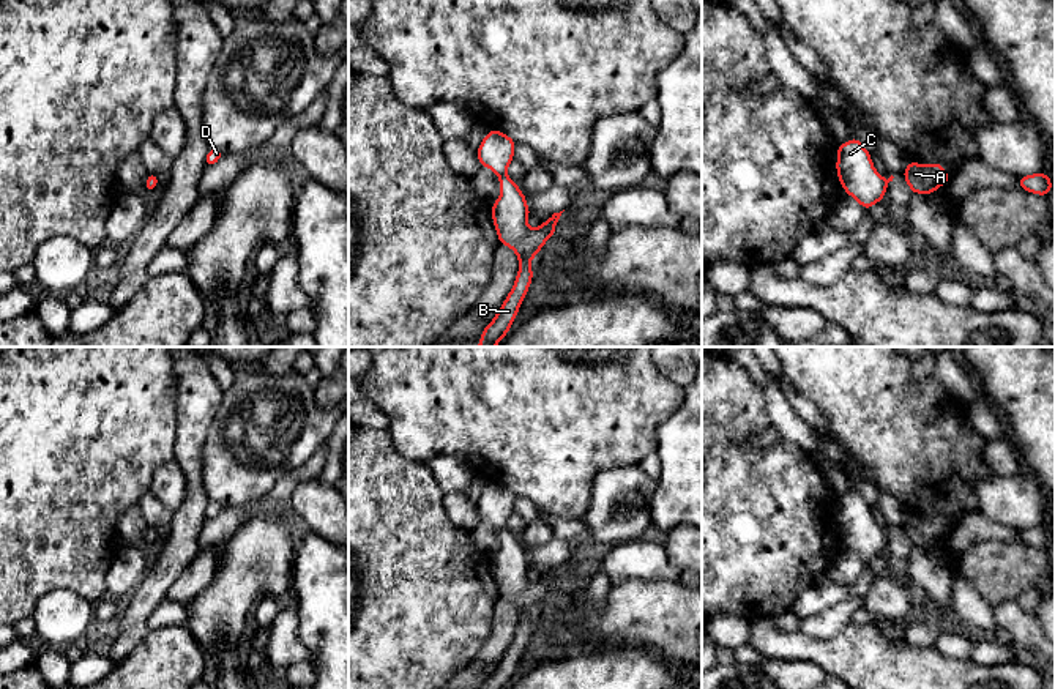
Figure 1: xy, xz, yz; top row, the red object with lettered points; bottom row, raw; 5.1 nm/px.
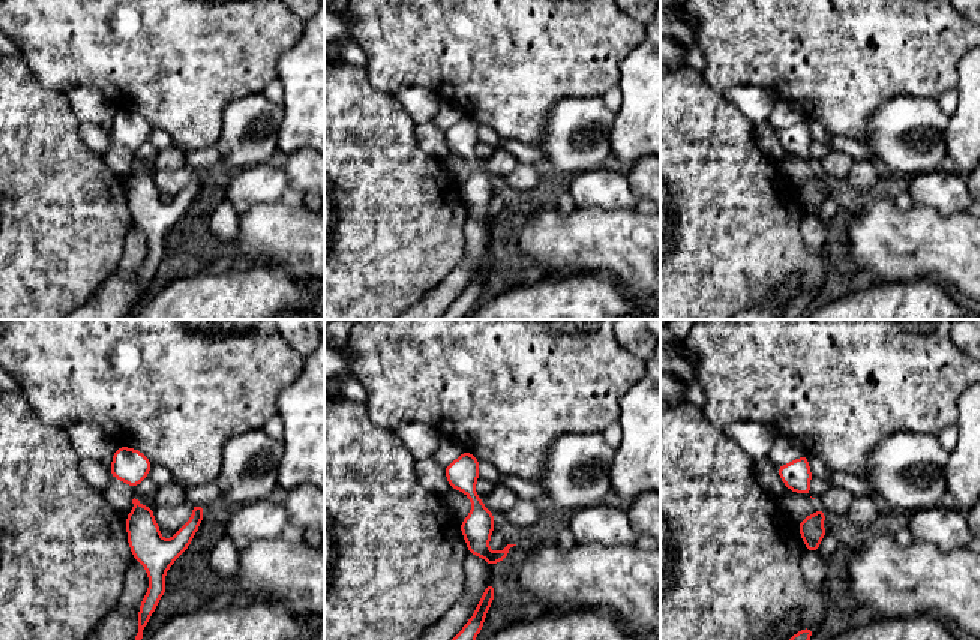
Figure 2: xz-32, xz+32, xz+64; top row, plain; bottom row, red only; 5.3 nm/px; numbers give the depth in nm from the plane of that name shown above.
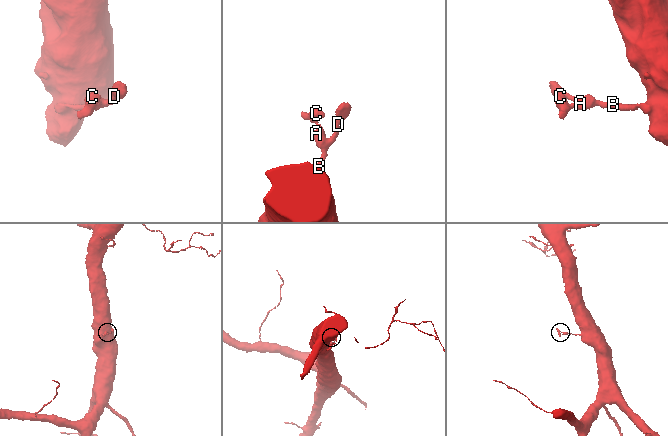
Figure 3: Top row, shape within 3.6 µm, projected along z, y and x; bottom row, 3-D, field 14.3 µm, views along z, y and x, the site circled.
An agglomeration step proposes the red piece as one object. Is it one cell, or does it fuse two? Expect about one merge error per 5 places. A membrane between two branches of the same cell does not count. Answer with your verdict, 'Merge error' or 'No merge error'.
No merge error

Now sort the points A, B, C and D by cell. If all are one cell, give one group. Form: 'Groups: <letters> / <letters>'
Groups: A B C D

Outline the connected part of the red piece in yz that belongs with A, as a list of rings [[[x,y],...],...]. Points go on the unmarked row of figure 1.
[[[908,514],[902,527],[913,547],[934,547],[940,539],[951,534],[940,516],[918,517]]]

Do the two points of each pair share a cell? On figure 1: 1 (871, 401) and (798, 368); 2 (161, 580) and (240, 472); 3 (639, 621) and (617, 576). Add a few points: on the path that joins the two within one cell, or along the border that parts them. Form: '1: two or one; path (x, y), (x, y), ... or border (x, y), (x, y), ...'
1: one; path (853, 383), (838, 368), (816, 368)
2: two; border (201, 464), (201, 483), (210, 500)
3: two; border (658, 579), (626, 579), (612, 587)

